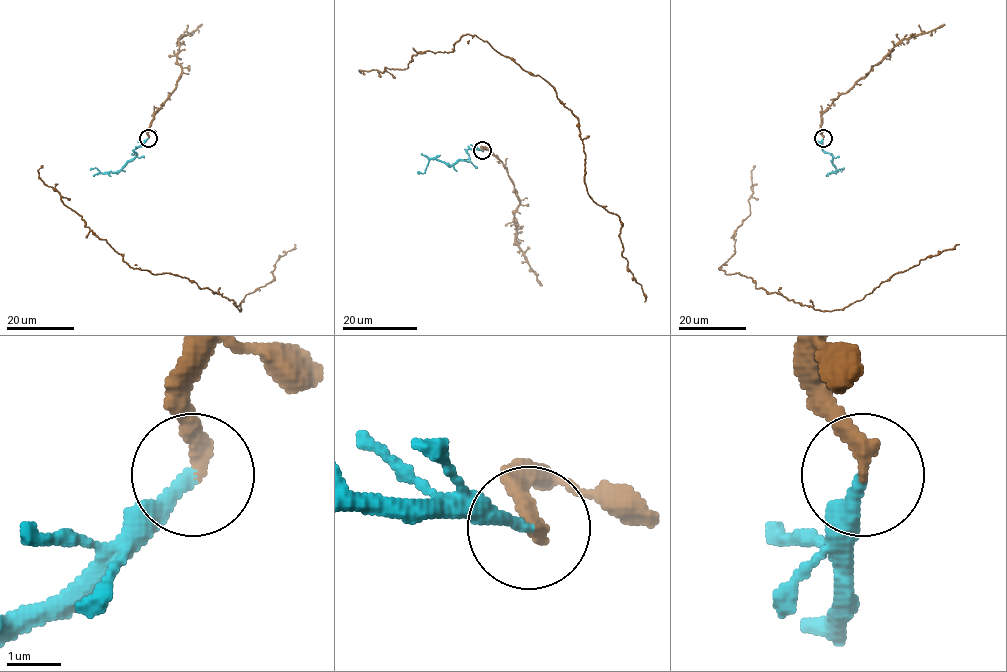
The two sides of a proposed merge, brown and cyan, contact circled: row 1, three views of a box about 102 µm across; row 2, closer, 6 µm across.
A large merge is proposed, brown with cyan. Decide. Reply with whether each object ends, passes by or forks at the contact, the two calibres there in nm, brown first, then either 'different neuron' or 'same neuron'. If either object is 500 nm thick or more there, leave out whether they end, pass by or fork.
brown ends; cyan ends; calibres 320 and 240 nm; same neuron

